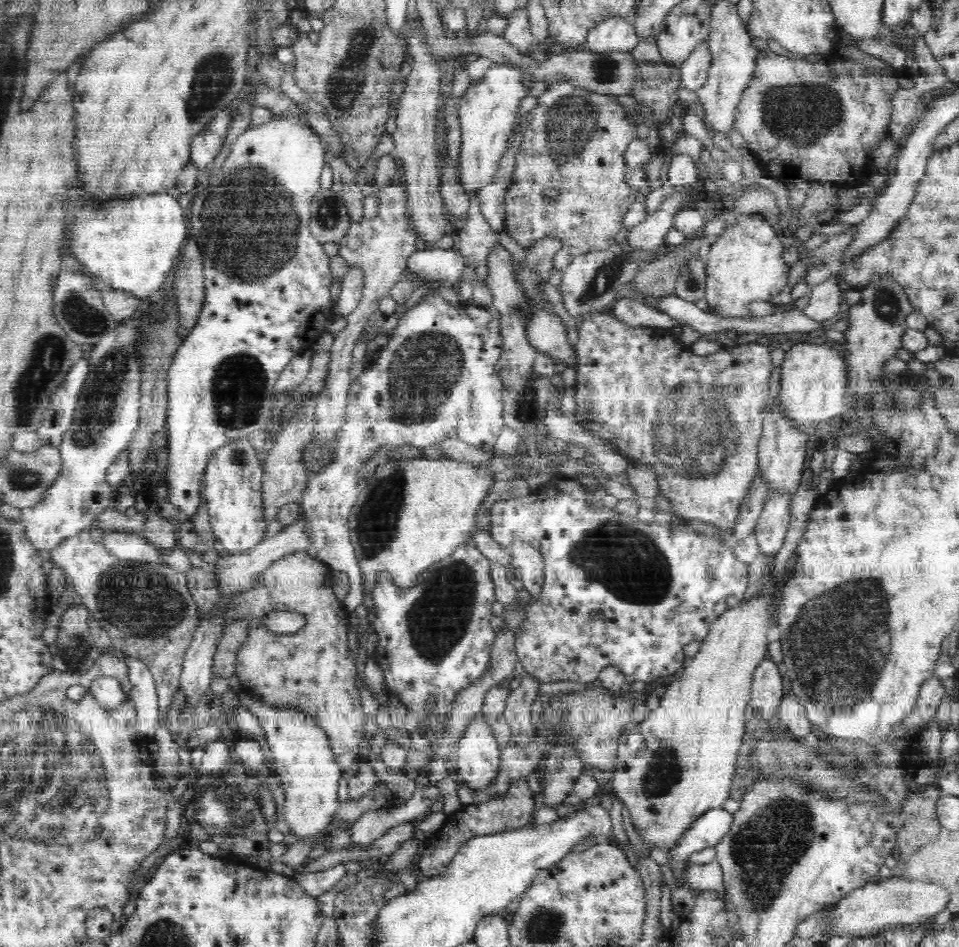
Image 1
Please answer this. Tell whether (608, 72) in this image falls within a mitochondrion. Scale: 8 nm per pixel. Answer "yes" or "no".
yes

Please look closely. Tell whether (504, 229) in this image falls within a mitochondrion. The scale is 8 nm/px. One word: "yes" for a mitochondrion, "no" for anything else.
no

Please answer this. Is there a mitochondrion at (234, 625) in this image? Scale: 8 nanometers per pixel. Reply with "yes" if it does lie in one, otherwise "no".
no

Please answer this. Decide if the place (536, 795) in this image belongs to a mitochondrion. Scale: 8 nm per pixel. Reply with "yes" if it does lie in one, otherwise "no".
no

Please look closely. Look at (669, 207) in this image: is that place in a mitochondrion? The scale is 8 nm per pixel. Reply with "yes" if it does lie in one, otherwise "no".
no

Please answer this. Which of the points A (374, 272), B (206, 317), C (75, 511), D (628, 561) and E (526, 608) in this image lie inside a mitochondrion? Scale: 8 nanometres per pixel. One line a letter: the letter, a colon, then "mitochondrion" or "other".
A: other
B: other
C: other
D: mitochondrion
E: other

